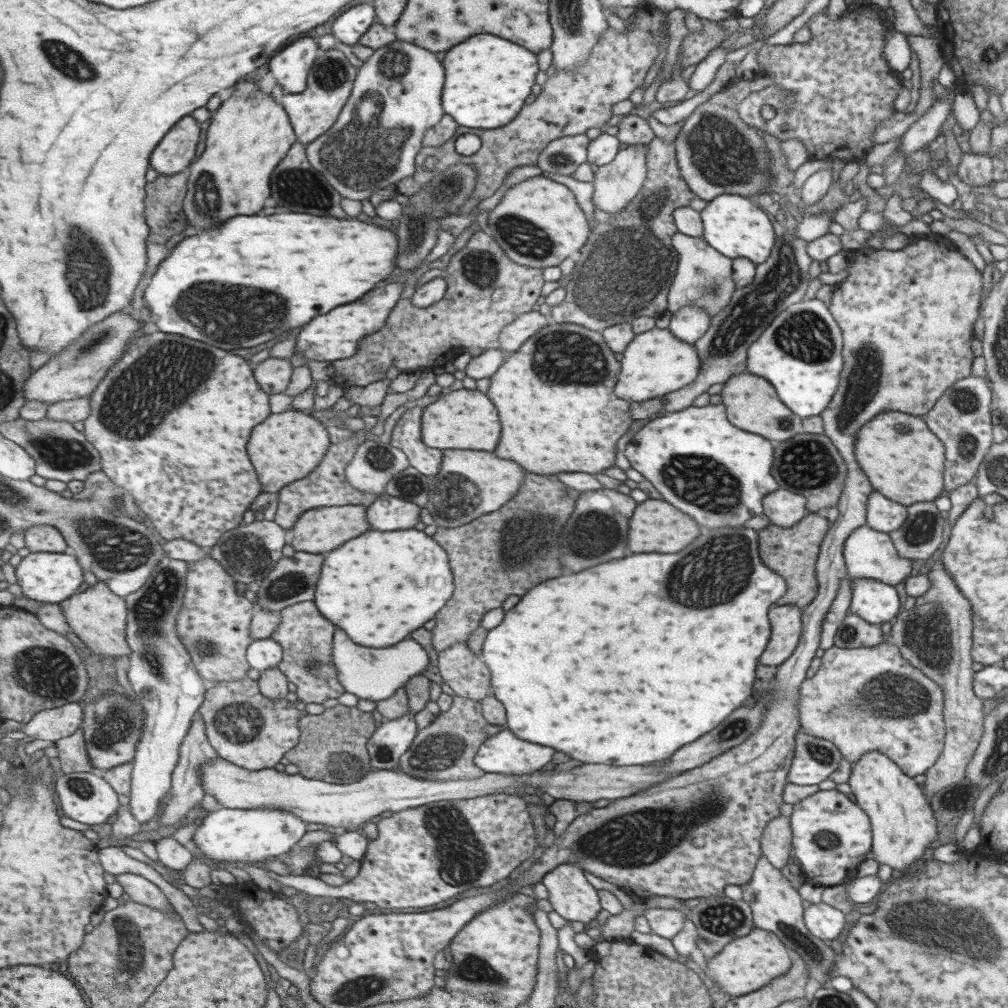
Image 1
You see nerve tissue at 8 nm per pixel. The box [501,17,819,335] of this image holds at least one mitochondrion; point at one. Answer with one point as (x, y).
(617, 279)

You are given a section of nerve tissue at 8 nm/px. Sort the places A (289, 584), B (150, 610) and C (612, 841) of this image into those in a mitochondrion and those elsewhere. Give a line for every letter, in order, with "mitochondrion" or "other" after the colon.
A: mitochondrion
B: mitochondrion
C: mitochondrion

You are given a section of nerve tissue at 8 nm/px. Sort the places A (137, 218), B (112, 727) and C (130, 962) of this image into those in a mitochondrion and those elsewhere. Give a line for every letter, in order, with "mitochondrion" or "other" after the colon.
A: other
B: mitochondrion
C: mitochondrion

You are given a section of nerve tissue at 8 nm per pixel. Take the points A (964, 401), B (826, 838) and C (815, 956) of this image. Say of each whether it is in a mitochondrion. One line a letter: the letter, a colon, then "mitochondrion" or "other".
A: mitochondrion
B: mitochondrion
C: mitochondrion

